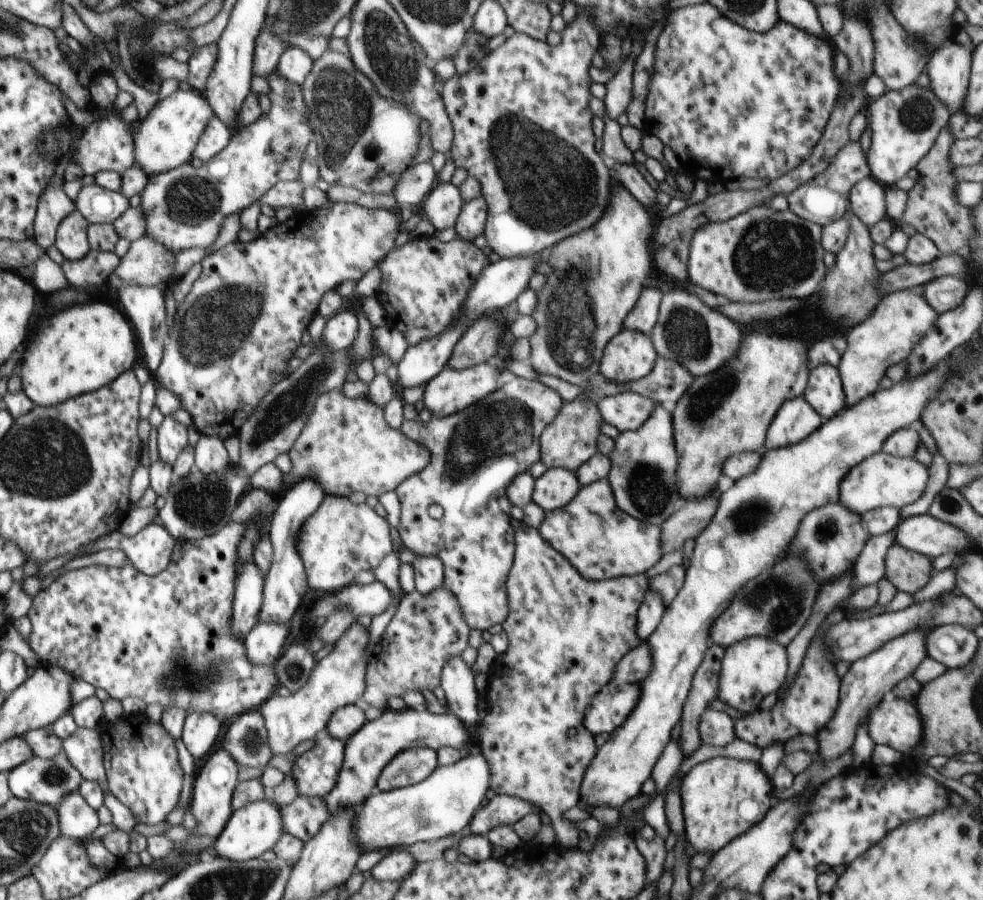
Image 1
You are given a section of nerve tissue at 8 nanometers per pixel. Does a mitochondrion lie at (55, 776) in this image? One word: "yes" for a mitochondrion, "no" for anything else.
yes

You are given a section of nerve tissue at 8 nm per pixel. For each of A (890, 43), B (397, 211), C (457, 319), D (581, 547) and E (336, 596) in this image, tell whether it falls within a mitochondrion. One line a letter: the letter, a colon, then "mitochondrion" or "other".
A: other
B: other
C: other
D: other
E: other

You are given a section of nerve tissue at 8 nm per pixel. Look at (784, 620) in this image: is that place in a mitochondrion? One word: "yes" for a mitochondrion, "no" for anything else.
yes

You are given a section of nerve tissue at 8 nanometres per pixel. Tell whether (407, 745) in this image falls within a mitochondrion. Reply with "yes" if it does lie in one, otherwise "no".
no

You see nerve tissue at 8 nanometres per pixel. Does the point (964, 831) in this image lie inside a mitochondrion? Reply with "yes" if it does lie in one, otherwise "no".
no

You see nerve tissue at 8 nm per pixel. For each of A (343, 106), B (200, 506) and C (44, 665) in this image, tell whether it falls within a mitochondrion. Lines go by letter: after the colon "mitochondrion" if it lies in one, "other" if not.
A: mitochondrion
B: mitochondrion
C: other

